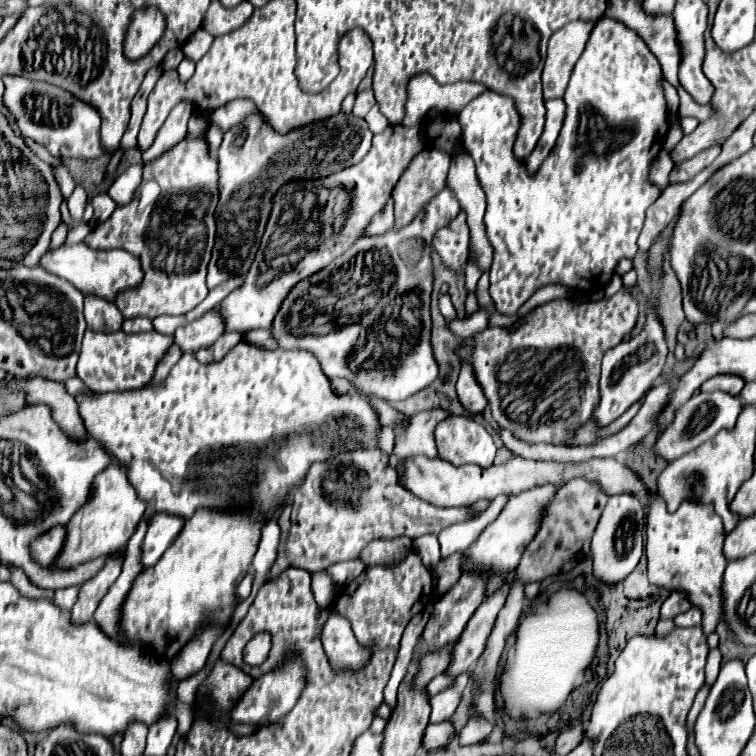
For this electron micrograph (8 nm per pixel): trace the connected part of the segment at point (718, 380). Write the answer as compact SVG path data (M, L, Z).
M714 375L708 381L702 383L700 393L708 393L708 391L726 391L730 395L740 395L742 387L744 387L744 379L740 379L738 375Z

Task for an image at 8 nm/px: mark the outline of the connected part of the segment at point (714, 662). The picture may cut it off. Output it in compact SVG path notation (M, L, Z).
M712 649L708 655L708 661L706 661L706 683L708 685L712 685L716 681L718 669L720 669L720 651Z

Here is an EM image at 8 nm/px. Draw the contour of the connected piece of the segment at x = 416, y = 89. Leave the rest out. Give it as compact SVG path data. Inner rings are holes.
M429 74L413 77L407 86L408 100L405 105L404 127L421 125L426 113L434 107L440 111L460 111L474 97L486 91L480 83L454 83L440 87Z

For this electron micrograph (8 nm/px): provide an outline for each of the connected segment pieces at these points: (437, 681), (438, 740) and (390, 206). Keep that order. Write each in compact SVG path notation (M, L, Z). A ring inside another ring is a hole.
M436 675L428 685L426 685L426 691L428 691L428 697L434 697L436 693L440 693L442 689L446 689L448 685L454 683L454 677L448 677L448 675Z
M452 723L440 725L436 729L436 737L432 737L432 739L430 739L428 731L426 731L426 735L424 735L424 747L426 747L426 751L436 751L436 749L442 749L442 747L450 745L452 739L454 739L454 727L452 727Z
M390 197L385 207L368 223L366 235L377 236L388 232L394 225L394 201Z

